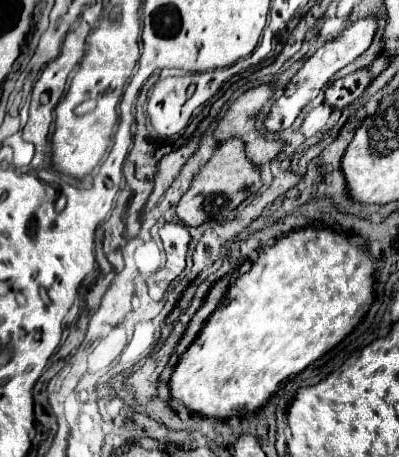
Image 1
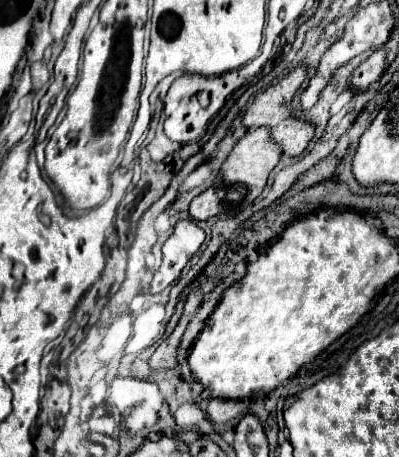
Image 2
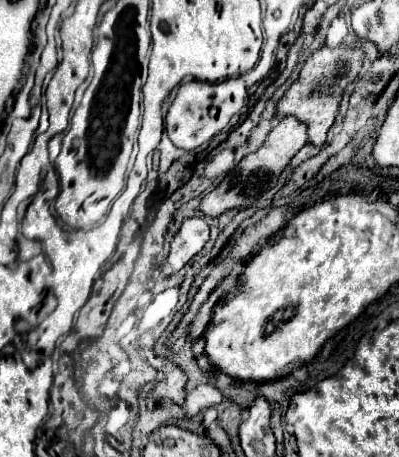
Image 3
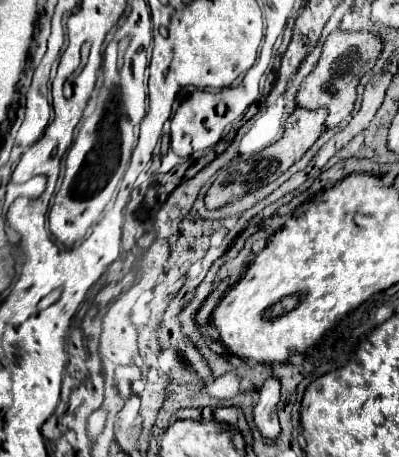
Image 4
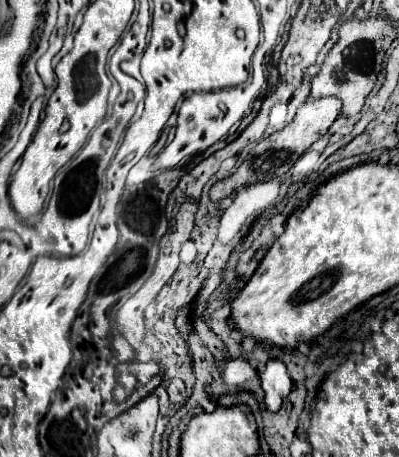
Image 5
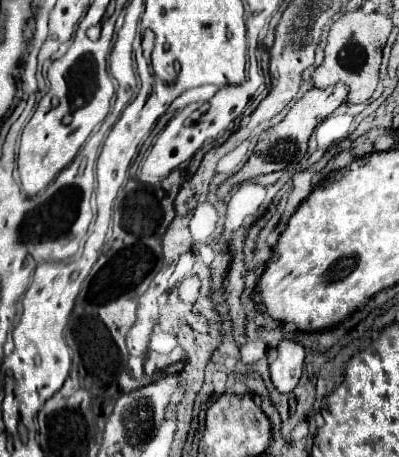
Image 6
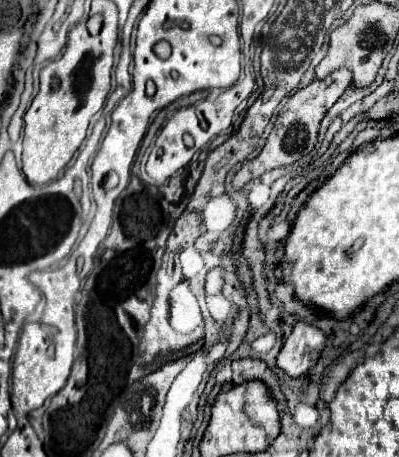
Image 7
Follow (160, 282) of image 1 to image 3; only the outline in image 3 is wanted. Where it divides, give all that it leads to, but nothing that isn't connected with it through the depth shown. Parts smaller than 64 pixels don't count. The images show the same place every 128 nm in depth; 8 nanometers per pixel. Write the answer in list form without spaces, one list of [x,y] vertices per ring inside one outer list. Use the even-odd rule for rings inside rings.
[[[186,218],[178,230],[178,234],[170,242],[168,260],[162,264],[162,274],[172,276],[188,260],[192,260],[208,242],[210,226],[202,218]]]

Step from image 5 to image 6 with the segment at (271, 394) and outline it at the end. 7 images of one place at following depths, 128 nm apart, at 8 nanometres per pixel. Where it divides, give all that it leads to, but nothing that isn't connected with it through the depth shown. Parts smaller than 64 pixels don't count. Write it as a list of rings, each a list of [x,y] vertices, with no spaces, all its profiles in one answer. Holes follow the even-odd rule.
[[[282,340],[270,360],[270,378],[280,394],[290,392],[302,374],[304,346],[298,342]]]

